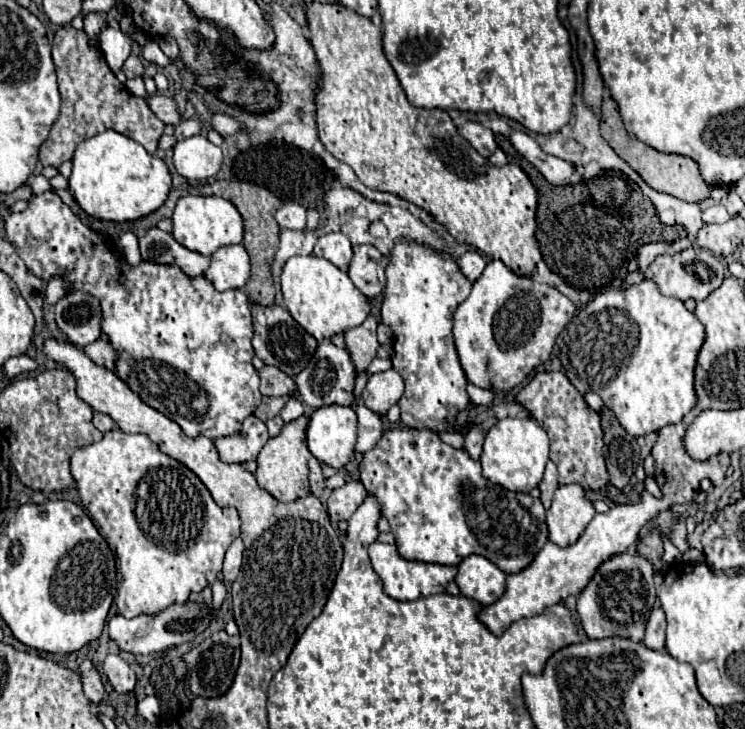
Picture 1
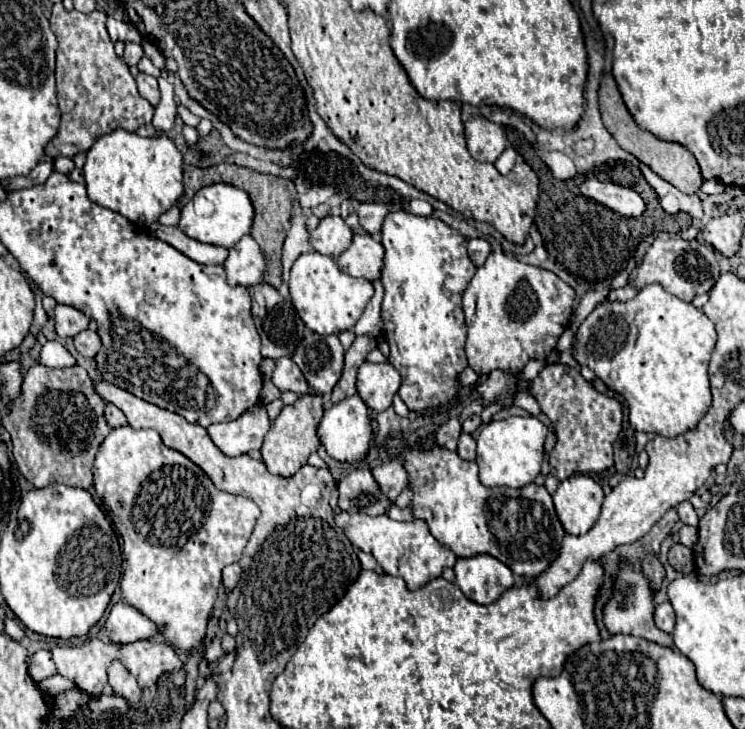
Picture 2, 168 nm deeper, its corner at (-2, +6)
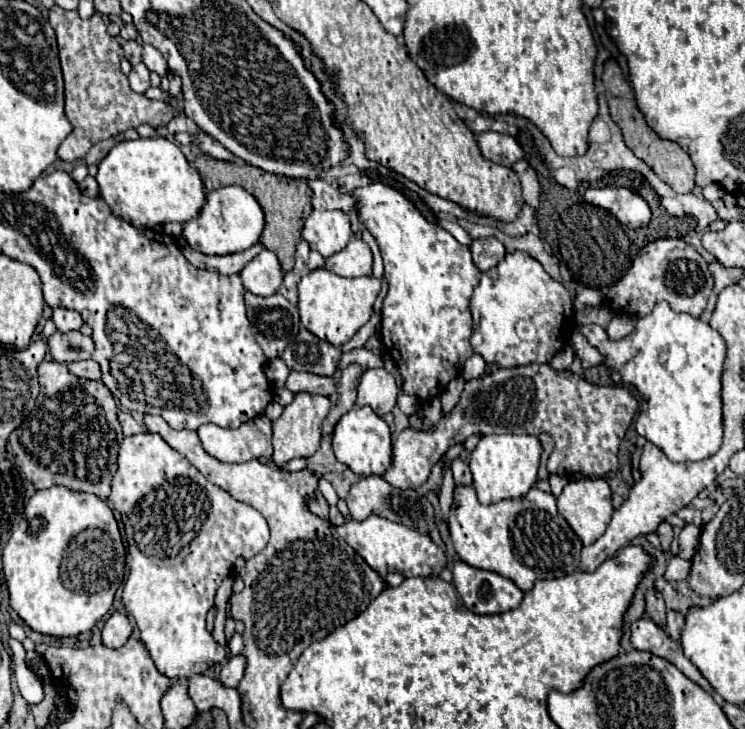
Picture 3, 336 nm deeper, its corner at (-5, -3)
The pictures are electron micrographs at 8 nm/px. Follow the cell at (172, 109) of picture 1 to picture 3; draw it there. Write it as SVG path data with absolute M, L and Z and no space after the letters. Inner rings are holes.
M142 62L132 68L128 78L130 78L130 88L138 94L146 94L146 90L150 88L150 72Z

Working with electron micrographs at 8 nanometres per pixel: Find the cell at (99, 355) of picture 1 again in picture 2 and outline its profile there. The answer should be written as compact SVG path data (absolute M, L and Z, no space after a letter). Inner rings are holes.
M85 329L83 333L77 333L73 337L73 345L75 349L83 355L83 357L95 357L95 353L99 351L101 347L101 341L99 341L99 335L91 329Z

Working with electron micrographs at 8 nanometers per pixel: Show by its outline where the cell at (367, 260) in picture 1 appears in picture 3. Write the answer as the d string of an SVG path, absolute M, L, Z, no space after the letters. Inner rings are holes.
M352 238L350 244L326 260L326 268L344 278L372 276L372 252L362 238Z

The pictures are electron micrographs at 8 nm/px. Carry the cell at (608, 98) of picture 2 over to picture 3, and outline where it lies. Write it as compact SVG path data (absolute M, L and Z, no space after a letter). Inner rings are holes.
M608 60L604 64L604 72L602 72L602 82L606 86L606 100L608 100L608 108L610 108L610 116L612 120L618 124L618 128L622 130L622 138L626 142L626 146L634 152L636 158L640 158L644 164L648 164L654 174L664 180L674 192L678 194L688 194L696 188L696 170L694 170L694 164L690 160L690 156L676 144L676 142L670 142L670 140L662 140L660 136L656 136L644 122L638 106L636 106L636 100L634 100L634 94L632 94L632 88L630 84L626 82L620 66L614 62L614 60Z

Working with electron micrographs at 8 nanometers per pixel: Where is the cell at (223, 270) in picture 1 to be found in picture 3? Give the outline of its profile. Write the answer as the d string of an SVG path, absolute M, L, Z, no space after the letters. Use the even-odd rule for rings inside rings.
M262 250L242 268L240 278L248 292L256 296L270 296L280 288L284 274L280 270L276 254Z

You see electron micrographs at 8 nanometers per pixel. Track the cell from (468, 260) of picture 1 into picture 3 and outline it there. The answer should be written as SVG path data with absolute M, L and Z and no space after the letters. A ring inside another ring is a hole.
M480 238L470 244L472 260L480 272L486 272L488 268L496 266L504 258L504 246L496 238Z

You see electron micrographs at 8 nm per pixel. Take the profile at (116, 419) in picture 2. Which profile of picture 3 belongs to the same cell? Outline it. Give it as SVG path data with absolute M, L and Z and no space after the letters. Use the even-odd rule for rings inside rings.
M118 412L118 422L124 430L124 436L130 436L130 434L140 434L144 430L144 426L132 418L132 414L128 412Z

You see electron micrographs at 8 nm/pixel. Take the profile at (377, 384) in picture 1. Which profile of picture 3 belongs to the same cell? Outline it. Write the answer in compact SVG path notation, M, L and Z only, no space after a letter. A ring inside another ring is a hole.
M372 368L360 378L356 406L370 406L378 416L384 418L396 406L398 392L400 388L396 386L396 380L390 372L384 368Z

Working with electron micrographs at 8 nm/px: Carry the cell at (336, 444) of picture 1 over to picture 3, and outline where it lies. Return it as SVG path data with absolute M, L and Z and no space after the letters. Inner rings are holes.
M370 406L352 408L350 412L346 412L338 420L338 424L332 432L332 450L334 450L336 460L346 464L354 474L360 474L360 476L378 474L378 476L382 476L388 470L390 458L392 458L390 428L380 416L374 414L374 410Z

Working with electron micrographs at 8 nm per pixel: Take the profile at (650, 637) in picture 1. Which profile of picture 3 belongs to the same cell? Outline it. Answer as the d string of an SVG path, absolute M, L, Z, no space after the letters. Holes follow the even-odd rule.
M668 612L668 620L666 620L666 632L668 632L668 636L672 638L672 640L680 640L680 632L682 632L682 628L684 628L684 616L682 614L678 614L678 612Z

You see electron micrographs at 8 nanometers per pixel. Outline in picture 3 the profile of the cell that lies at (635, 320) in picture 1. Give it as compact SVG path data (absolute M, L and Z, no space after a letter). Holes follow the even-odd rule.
M658 302L624 340L610 340L596 324L582 326L580 332L604 356L610 378L616 384L632 384L644 398L636 424L640 436L656 444L672 462L700 462L718 452L724 434L720 376L726 344L710 324L674 312L668 302Z

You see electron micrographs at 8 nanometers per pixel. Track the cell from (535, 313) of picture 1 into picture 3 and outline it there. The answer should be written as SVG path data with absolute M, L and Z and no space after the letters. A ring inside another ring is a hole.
M524 252L506 254L502 262L482 274L480 284L474 288L474 294L470 298L470 310L474 316L474 334L470 338L472 348L486 360L486 364L496 364L498 368L550 362L564 348L568 324L574 324L572 294L564 284L556 282L538 260L530 258Z

